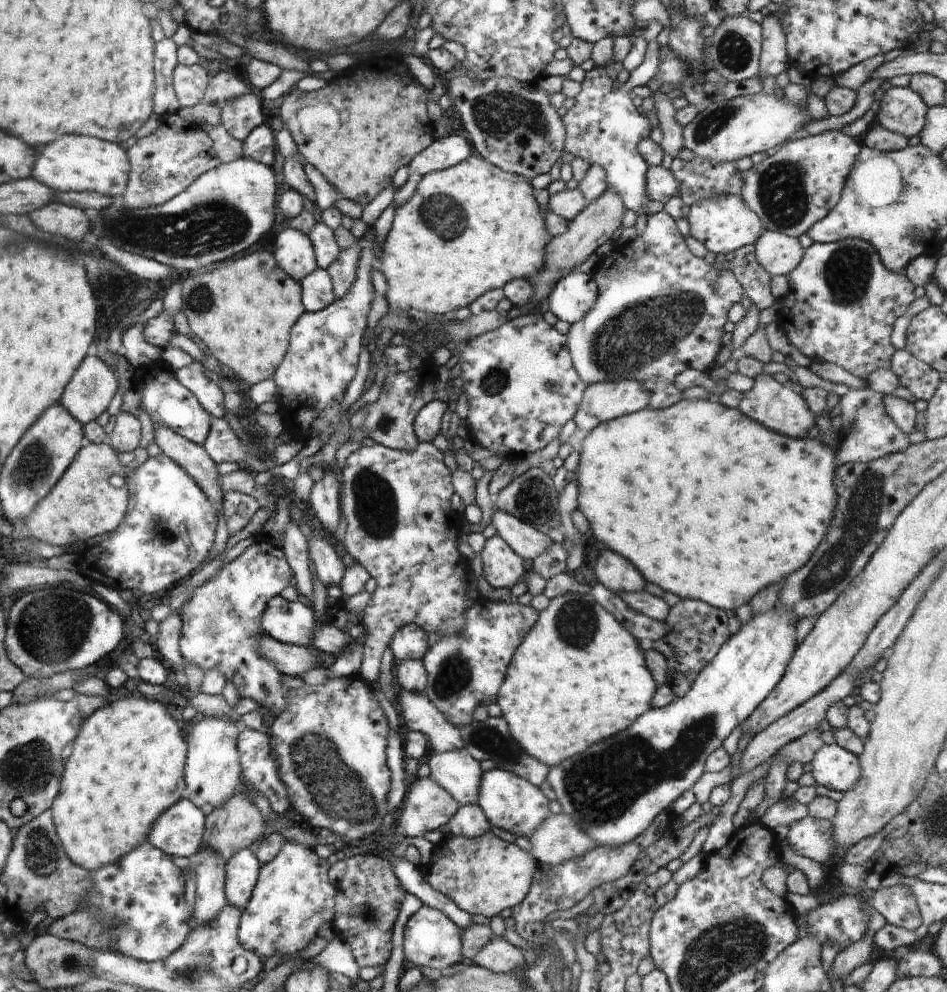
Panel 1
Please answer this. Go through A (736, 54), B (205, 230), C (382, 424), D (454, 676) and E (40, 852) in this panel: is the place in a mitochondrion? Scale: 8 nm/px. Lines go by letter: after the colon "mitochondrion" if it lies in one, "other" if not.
A: mitochondrion
B: mitochondrion
C: mitochondrion
D: mitochondrion
E: mitochondrion

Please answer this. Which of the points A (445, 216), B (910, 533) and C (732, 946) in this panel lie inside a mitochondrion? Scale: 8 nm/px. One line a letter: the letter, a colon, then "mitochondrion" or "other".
A: mitochondrion
B: other
C: mitochondrion

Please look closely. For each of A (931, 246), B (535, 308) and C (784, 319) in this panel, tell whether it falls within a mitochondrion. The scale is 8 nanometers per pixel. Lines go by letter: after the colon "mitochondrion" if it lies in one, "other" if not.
A: other
B: other
C: other

